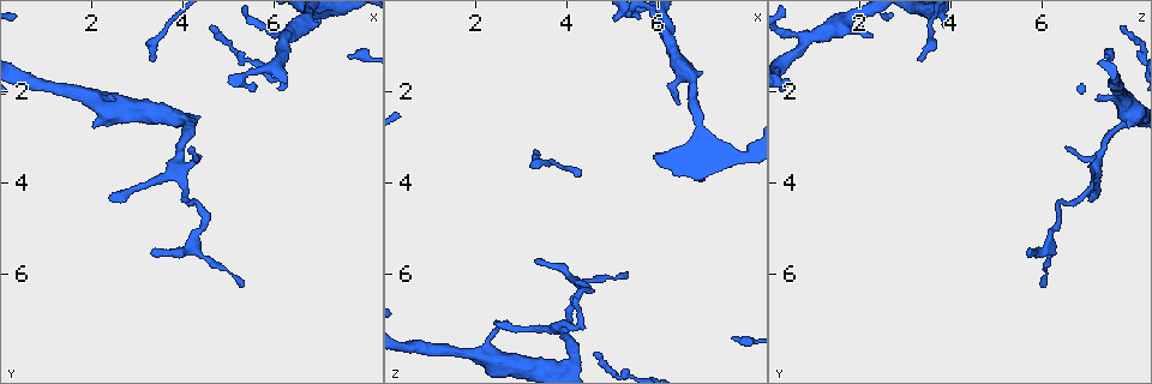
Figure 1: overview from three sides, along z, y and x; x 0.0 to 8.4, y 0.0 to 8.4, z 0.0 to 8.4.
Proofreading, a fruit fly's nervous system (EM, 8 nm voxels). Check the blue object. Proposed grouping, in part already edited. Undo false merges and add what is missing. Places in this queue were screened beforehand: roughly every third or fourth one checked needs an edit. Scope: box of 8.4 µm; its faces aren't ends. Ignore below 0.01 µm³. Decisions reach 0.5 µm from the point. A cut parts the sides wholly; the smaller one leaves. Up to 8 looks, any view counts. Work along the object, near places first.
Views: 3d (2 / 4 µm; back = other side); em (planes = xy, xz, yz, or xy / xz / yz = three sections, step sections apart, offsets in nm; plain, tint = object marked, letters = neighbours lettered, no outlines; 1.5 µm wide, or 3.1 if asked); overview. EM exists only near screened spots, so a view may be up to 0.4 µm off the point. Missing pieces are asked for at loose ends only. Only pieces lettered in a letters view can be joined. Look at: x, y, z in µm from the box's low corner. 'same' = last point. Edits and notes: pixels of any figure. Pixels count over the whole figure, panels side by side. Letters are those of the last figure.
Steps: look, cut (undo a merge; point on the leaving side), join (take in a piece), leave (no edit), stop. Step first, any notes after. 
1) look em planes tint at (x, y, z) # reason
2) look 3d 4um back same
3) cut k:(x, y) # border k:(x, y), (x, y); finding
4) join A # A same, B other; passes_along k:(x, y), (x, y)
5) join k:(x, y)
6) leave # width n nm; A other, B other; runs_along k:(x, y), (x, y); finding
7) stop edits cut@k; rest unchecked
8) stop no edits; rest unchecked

look 3d 2um back at (3.30, 5.55, 5.70) # tapers out

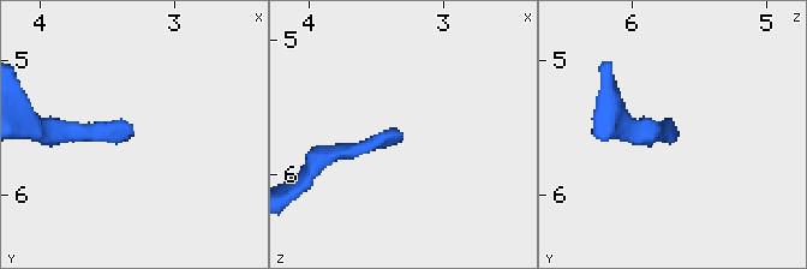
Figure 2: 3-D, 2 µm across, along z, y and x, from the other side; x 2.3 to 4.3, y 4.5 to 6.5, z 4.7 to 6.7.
look em planes letters at (3.32, 5.54, 5.68)

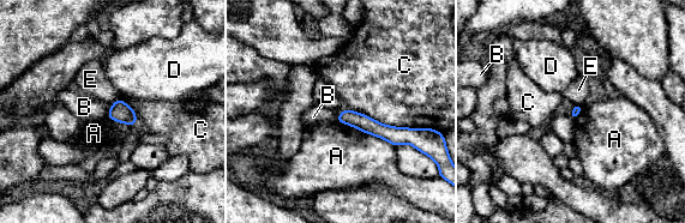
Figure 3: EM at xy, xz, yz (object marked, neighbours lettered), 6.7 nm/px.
leave # A other, B other, C other, D other, E other; border 3:(338, 114), (336, 120); no lettered piece goes on from it

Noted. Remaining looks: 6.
look em yz step 4 letters at (2.40, 4.45, 7.00) # free end

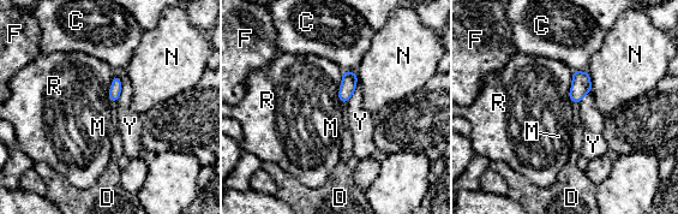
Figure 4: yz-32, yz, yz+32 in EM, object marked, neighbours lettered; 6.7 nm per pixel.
look em planes letters same

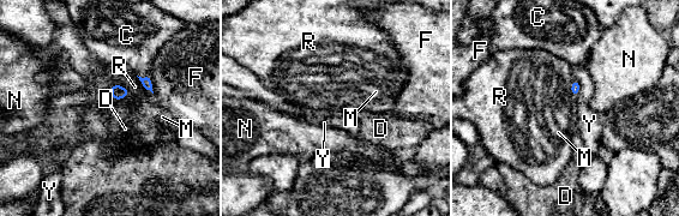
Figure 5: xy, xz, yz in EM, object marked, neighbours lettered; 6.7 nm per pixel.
leave # longest_contact R 170 nm; C other, D other, F other, M other, N other, R other, Y other; border 5:(136, 76), (152, 94); none of them fits

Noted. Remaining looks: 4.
look em planes tint at (5.35, 6.25, 6.00) # an open end

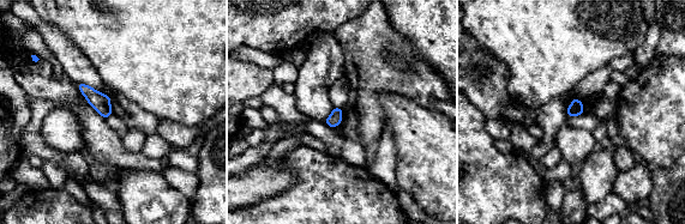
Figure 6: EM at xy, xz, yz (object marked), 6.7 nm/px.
look em planes letters same

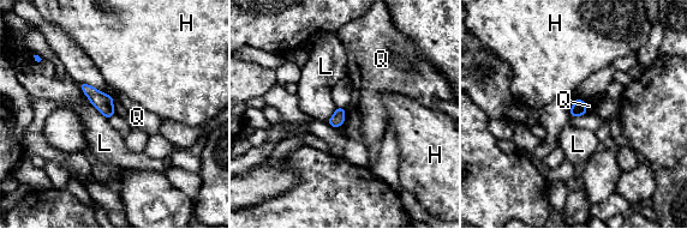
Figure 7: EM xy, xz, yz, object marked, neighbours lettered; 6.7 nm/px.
leave # H other, L other, Q other; border 7:(112, 97), (115, 113); none of them fits

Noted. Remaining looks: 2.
stop no edits; rest unchecked

